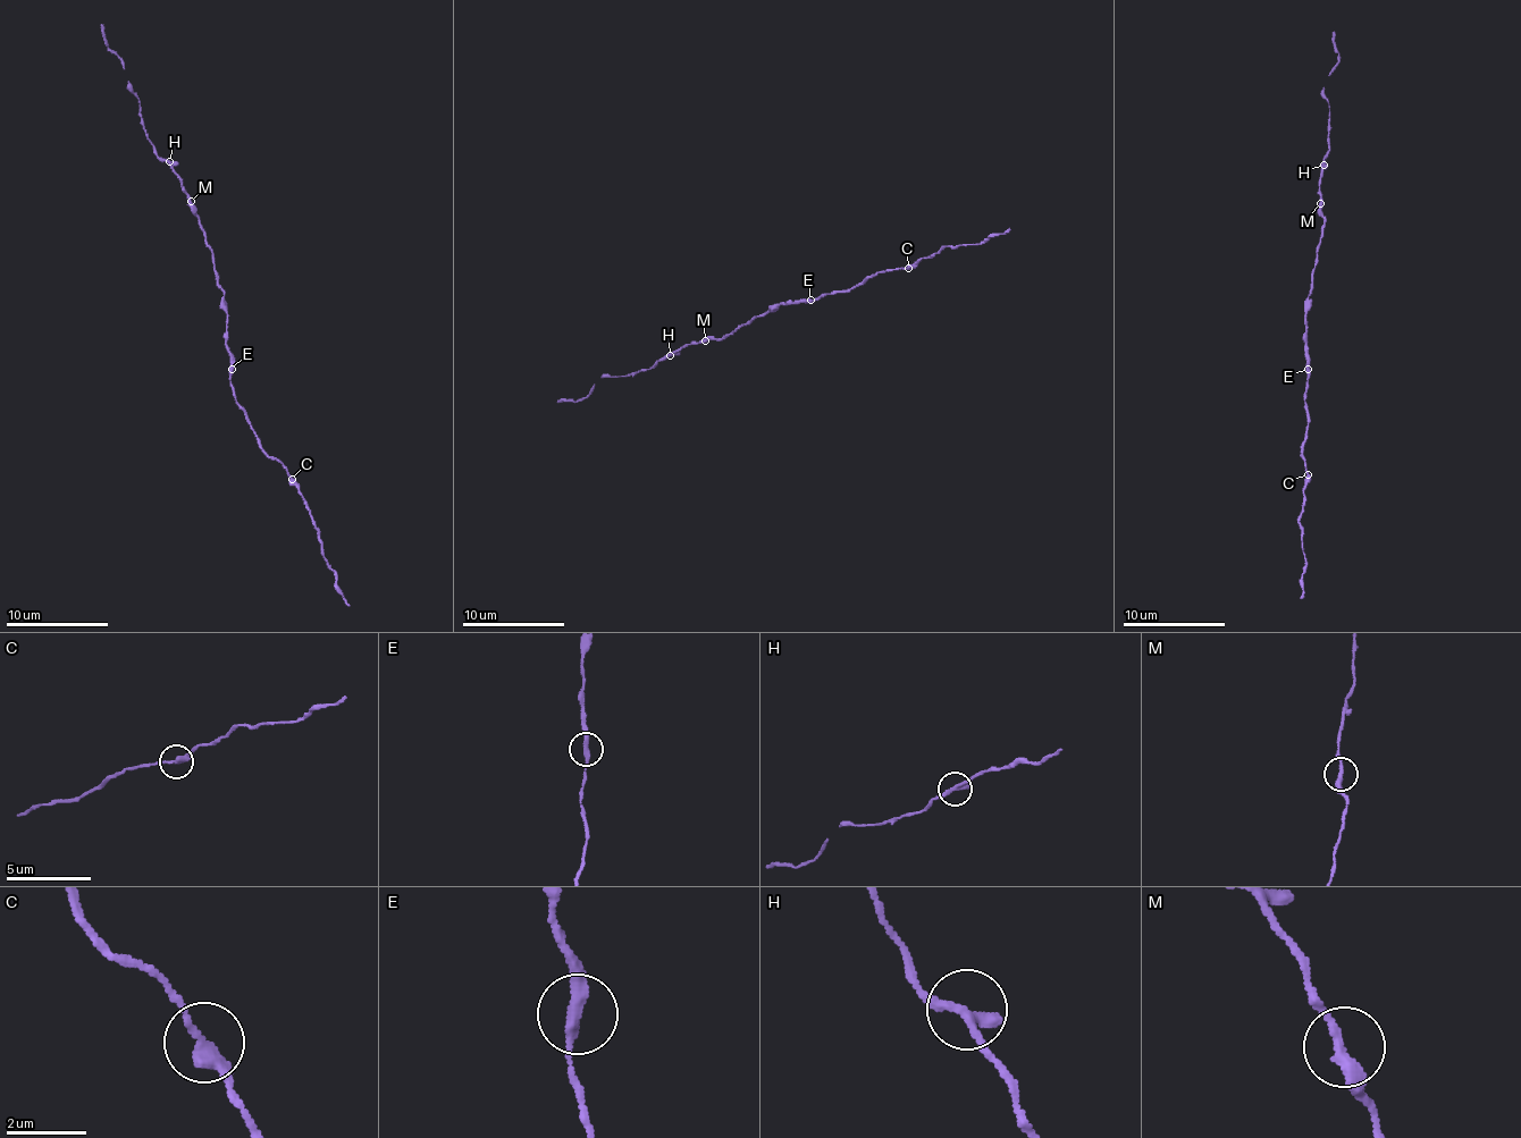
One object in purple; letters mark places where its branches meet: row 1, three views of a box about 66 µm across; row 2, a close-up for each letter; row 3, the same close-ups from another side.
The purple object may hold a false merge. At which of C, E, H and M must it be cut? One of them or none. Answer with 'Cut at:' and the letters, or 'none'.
Cut at: none

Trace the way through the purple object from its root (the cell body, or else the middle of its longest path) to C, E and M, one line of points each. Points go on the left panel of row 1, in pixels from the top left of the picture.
C: (227, 314), (226, 351), (229, 353), (233, 396), (261, 449), (278, 460), (293, 478)
E: (227, 314), (226, 351), (232, 369)
M: (227, 314), (212, 250), (206, 242), (204, 229), (198, 221), (191, 201)

